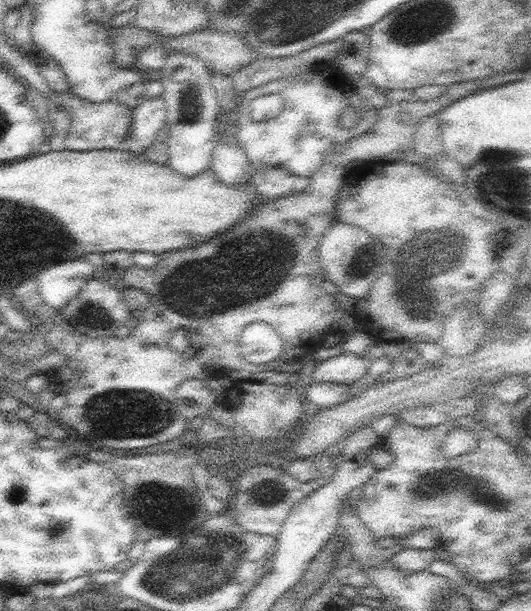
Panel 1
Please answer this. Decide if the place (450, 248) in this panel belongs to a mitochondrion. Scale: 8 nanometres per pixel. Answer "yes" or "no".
yes

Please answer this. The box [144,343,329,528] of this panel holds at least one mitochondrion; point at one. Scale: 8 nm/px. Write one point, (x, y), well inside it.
(266, 495)

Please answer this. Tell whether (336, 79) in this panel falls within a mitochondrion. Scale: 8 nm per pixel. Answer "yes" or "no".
no

